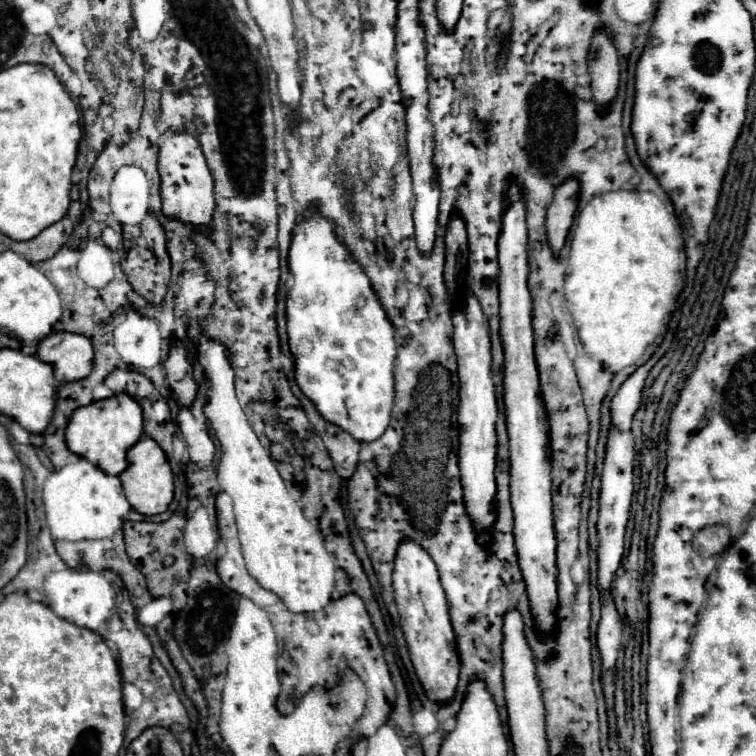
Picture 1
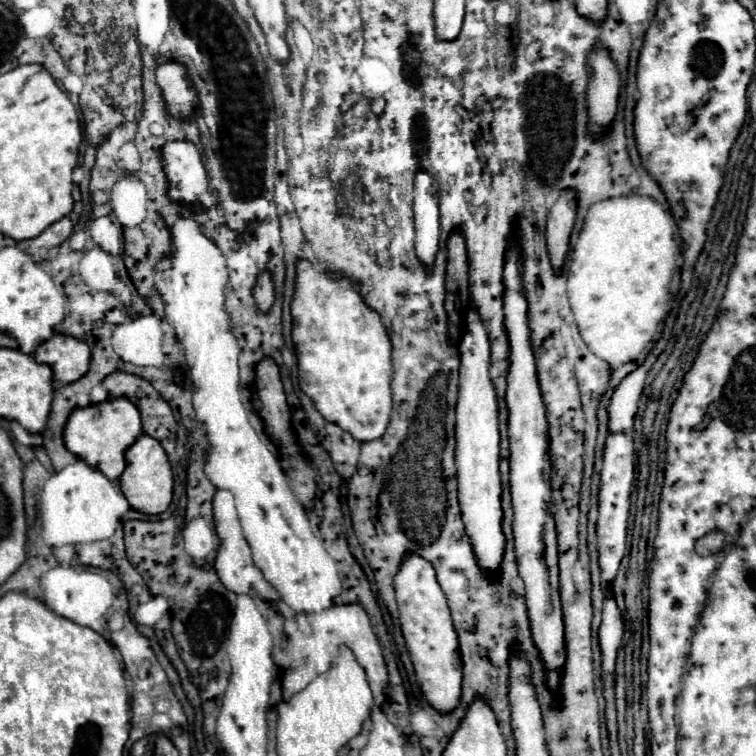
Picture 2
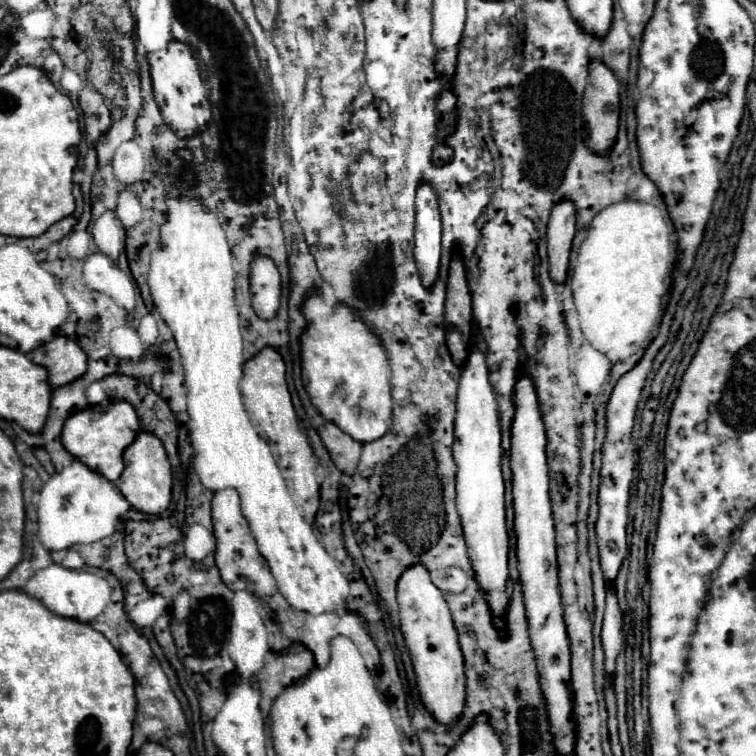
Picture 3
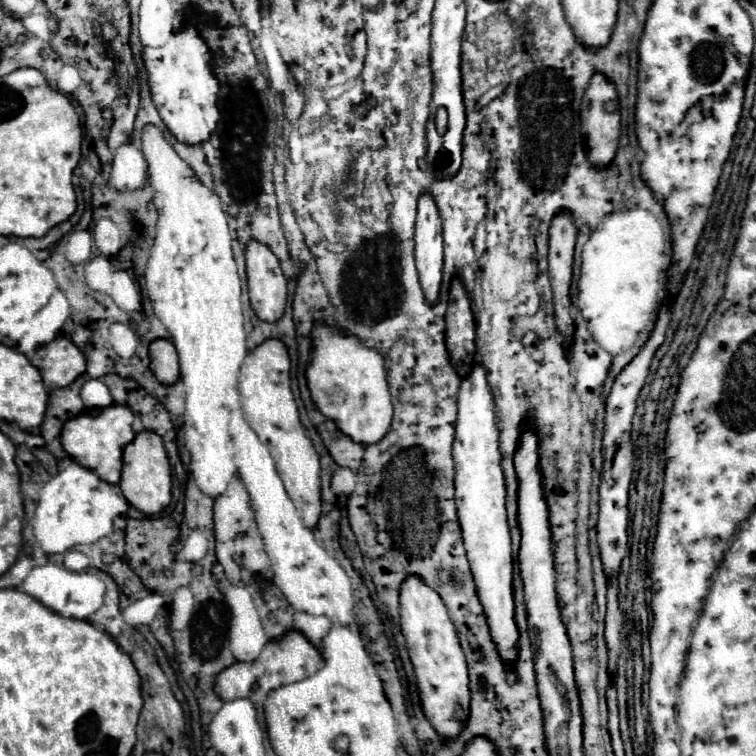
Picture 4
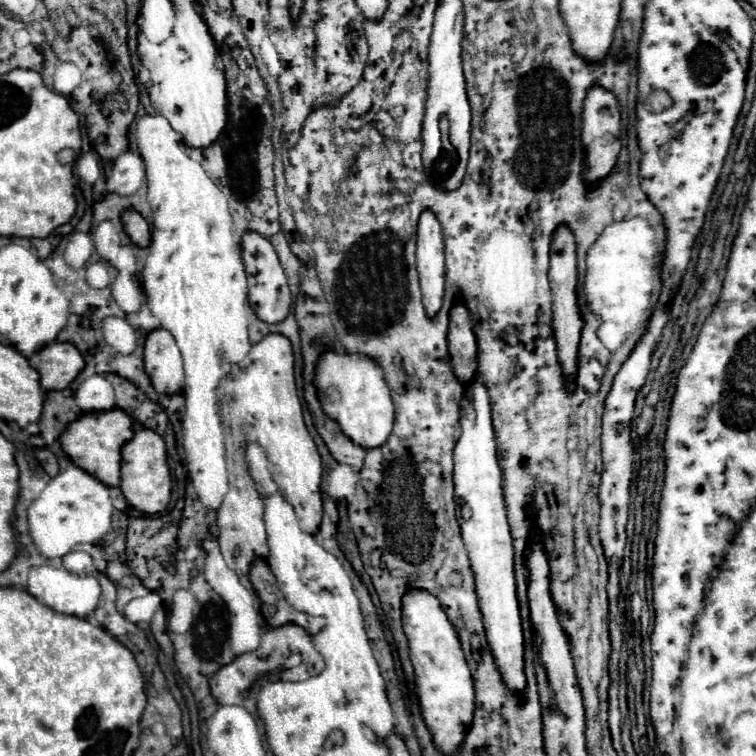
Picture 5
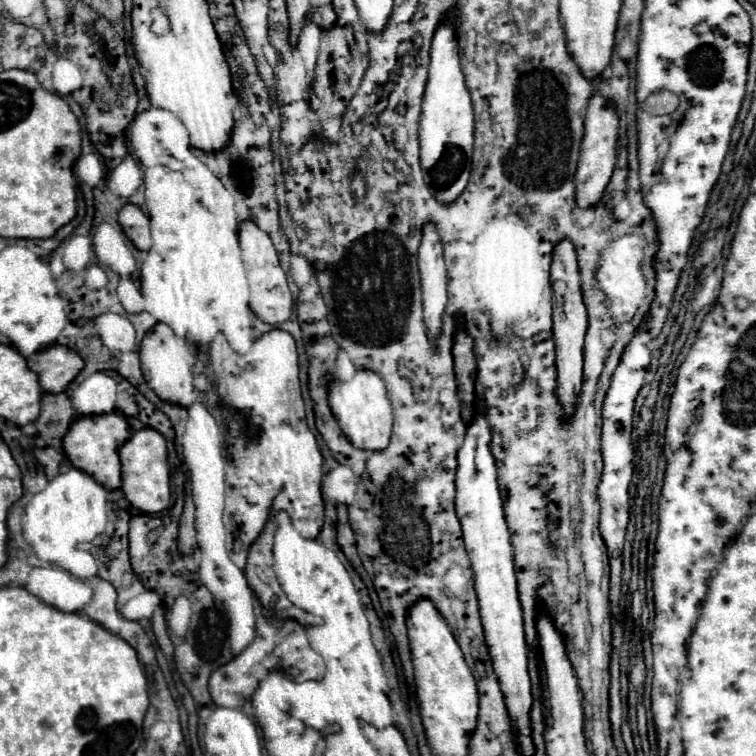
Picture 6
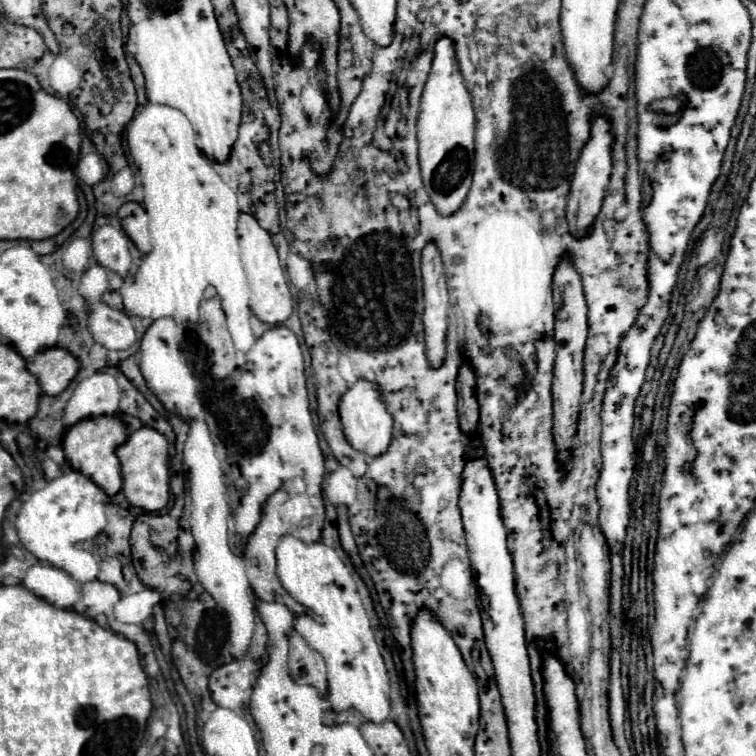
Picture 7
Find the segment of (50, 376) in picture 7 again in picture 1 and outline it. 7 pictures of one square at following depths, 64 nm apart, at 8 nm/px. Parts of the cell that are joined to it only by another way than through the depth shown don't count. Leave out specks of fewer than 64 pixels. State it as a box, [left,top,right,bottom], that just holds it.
[38,332,94,382]

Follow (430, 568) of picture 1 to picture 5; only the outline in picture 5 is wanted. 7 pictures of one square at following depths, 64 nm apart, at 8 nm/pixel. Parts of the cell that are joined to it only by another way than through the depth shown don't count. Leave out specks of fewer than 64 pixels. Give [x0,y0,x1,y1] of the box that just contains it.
[402,588,474,754]

